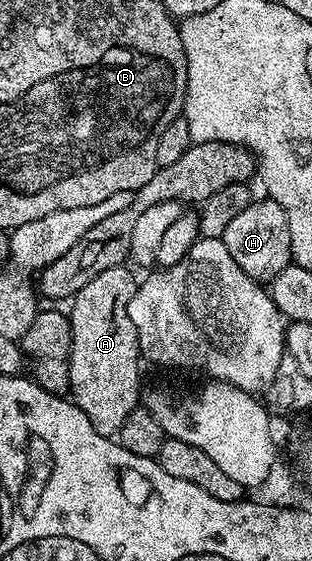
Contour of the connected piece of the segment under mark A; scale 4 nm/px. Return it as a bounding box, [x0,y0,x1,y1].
[67,265,143,437]

